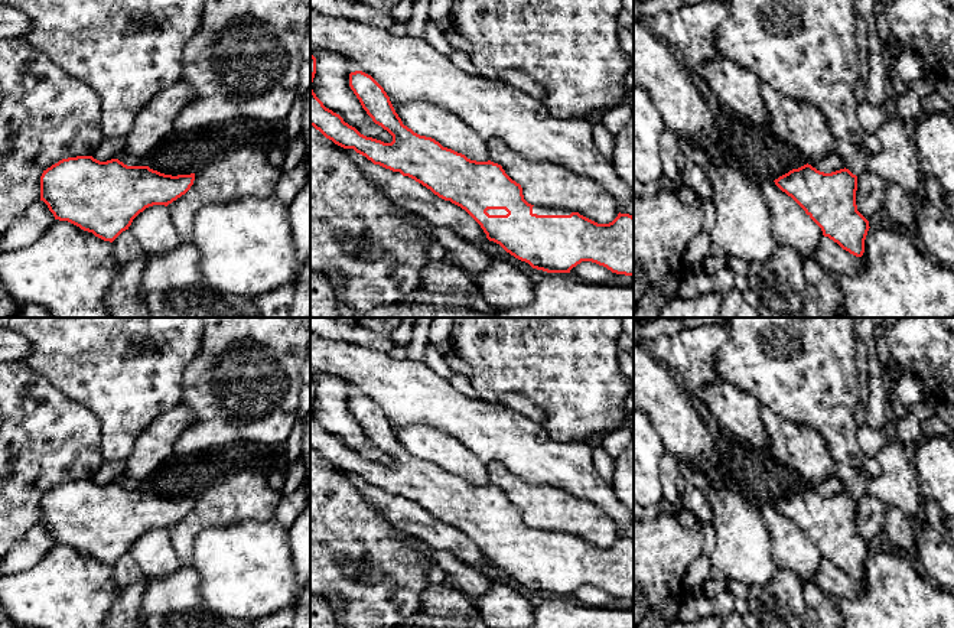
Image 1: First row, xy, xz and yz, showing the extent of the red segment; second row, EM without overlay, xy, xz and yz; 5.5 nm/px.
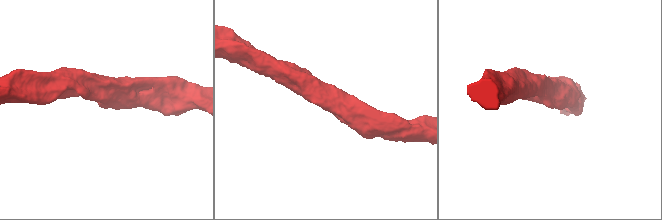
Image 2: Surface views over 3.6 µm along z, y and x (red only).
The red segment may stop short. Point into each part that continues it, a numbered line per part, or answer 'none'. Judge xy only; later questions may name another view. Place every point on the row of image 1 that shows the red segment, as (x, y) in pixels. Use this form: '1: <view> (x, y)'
none

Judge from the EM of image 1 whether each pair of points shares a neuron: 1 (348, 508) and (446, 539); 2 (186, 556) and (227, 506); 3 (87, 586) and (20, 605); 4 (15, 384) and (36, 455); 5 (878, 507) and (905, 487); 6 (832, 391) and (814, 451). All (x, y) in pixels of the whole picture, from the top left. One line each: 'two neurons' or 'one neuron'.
1: two neurons
2: one neuron
3: one neuron
4: one neuron
5: two neurons
6: two neurons

